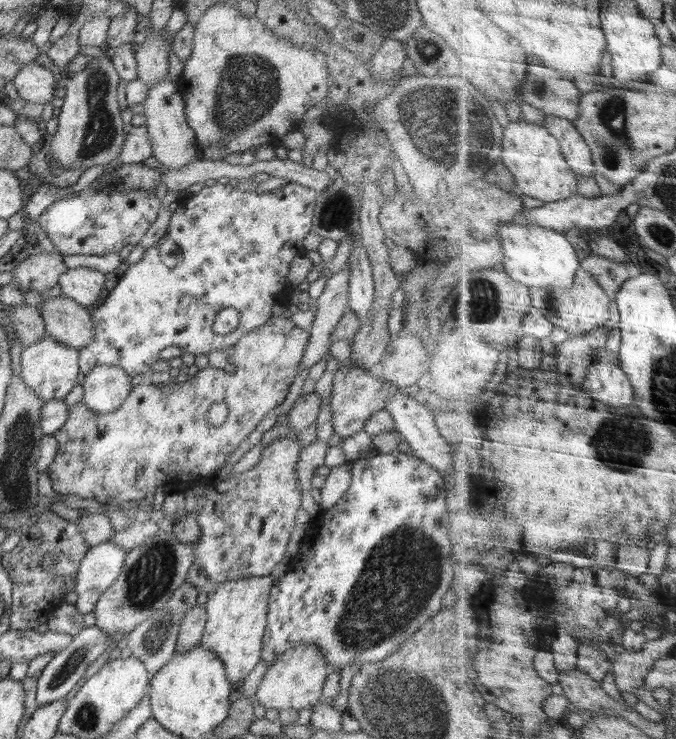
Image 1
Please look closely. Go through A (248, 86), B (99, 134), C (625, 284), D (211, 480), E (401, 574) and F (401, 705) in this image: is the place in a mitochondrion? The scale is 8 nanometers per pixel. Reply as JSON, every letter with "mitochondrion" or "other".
{"A":"mitochondrion","B":"mitochondrion","C":"other","D":"other","E":"mitochondrion","F":"mitochondrion"}

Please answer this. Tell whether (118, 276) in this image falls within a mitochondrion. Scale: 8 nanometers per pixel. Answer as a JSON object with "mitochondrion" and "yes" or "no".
{"mitochondrion":"no"}

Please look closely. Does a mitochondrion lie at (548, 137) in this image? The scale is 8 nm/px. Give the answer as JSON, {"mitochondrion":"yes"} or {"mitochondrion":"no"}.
{"mitochondrion":"no"}

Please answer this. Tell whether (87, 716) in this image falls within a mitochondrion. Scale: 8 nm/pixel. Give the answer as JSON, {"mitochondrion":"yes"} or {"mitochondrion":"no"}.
{"mitochondrion":"yes"}

